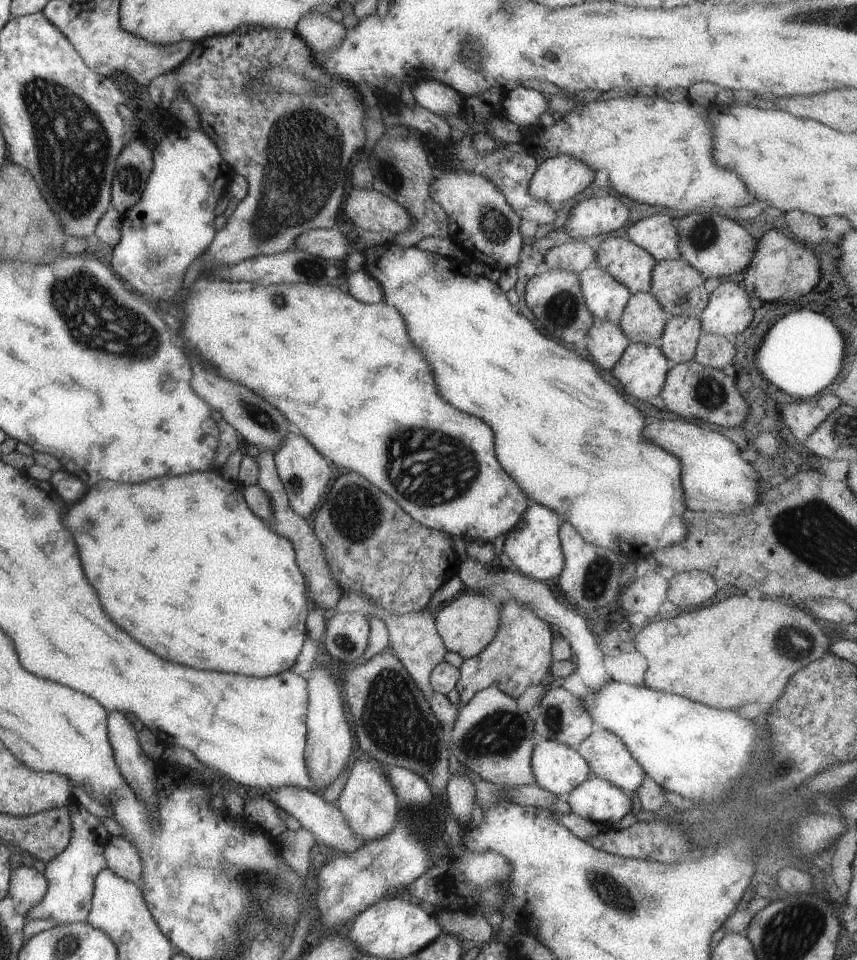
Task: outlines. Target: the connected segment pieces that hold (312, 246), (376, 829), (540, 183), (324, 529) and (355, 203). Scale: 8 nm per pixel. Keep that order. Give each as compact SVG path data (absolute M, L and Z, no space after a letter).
M335 228L309 229L298 234L291 247L314 257L335 261L345 258L349 245L354 240L351 236L342 235Z
M357 760L355 764L351 764L351 772L335 805L346 819L351 832L365 842L385 836L395 826L399 812L395 791L386 782L381 764L377 764L375 760Z
M555 155L536 166L527 192L535 200L559 205L587 188L594 173L583 161L569 155Z
M356 472L341 474L331 484L313 520L312 529L321 543L326 567L342 594L349 589L355 590L393 614L423 611L433 592L457 573L459 560L451 548L450 536L415 524L391 498L387 498L379 488L369 484Z
M352 186L345 198L343 210L359 232L389 230L396 235L412 227L412 218L408 212L392 198L387 198L373 188Z

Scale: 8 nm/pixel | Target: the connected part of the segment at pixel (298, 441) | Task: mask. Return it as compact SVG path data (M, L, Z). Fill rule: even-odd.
M291 432L282 440L280 447L272 455L277 476L288 498L288 507L297 516L307 518L329 484L331 472L326 459L300 434L296 435Z

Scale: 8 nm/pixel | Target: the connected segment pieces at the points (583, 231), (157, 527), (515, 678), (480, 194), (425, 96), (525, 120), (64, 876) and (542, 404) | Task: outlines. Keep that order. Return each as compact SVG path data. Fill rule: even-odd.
M610 195L585 198L568 211L563 229L573 240L607 234L627 224L629 212L624 204Z
M193 472L193 474L185 474L185 476L175 476L175 478L153 478L141 484L115 484L115 482L97 482L95 486L90 486L79 500L72 502L67 506L65 514L63 514L63 526L69 528L77 548L79 548L79 558L81 558L81 566L85 572L87 582L91 584L91 588L97 592L99 604L103 608L103 612L111 618L111 622L115 622L119 628L123 628L133 640L137 640L141 646L145 646L147 650L151 650L153 654L157 654L157 646L159 646L159 654L163 660L171 660L177 662L181 666L191 666L191 668L199 668L199 670L213 670L213 672L235 672L235 674L245 674L245 676L271 676L283 671L287 671L293 664L295 657L301 650L301 644L306 639L305 618L311 609L309 600L306 597L306 582L303 578L300 568L296 565L296 558L294 556L294 548L291 546L289 540L285 537L279 536L272 531L270 525L266 525L258 516L255 516L245 502L241 485L236 481L226 481L222 476L219 478L217 472Z
M508 601L500 604L500 623L491 642L459 666L459 678L454 686L459 694L457 706L465 704L481 689L495 686L499 692L516 699L527 686L535 686L548 672L552 662L550 655L551 626L535 616L525 605Z
M447 170L437 173L437 178L429 185L429 192L447 215L449 236L461 248L473 252L495 268L515 266L524 242L518 231L521 219L491 180L475 173Z
M435 80L415 82L413 90L410 91L415 102L432 113L449 113L457 116L466 114L462 106L463 97Z
M516 86L499 102L499 115L522 130L537 127L539 115L548 107L548 97L537 90Z
M69 802L68 811L72 830L69 842L63 852L45 864L44 876L48 886L46 894L39 904L27 911L27 922L35 919L55 920L61 925L85 922L90 909L95 875L106 867L103 848L109 834L105 832L101 820L81 808L77 802Z
M385 243L363 247L363 268L379 284L383 290L383 302L387 306L393 306L395 310L401 312L407 328L409 340L419 348L419 352L425 356L425 360L431 364L433 372L433 382L435 390L440 398L455 410L465 412L465 414L480 418L491 430L495 436L495 456L501 464L501 468L511 476L519 485L521 492L529 500L546 506L549 510L556 512L563 522L569 523L585 542L594 544L596 547L613 551L621 557L639 558L651 555L658 548L678 543L685 538L687 528L683 524L683 512L687 510L685 506L685 496L680 485L681 467L678 458L671 456L670 452L665 452L657 446L647 444L645 440L639 438L639 430L643 426L641 414L627 404L613 388L601 378L597 366L589 359L563 348L562 342L553 344L555 340L543 336L533 328L533 324L517 312L511 312L511 304L507 301L505 293L498 288L497 283L490 282L482 275L477 275L468 270L465 263L448 259L432 252L422 251L415 245L410 247L400 247L395 243Z

